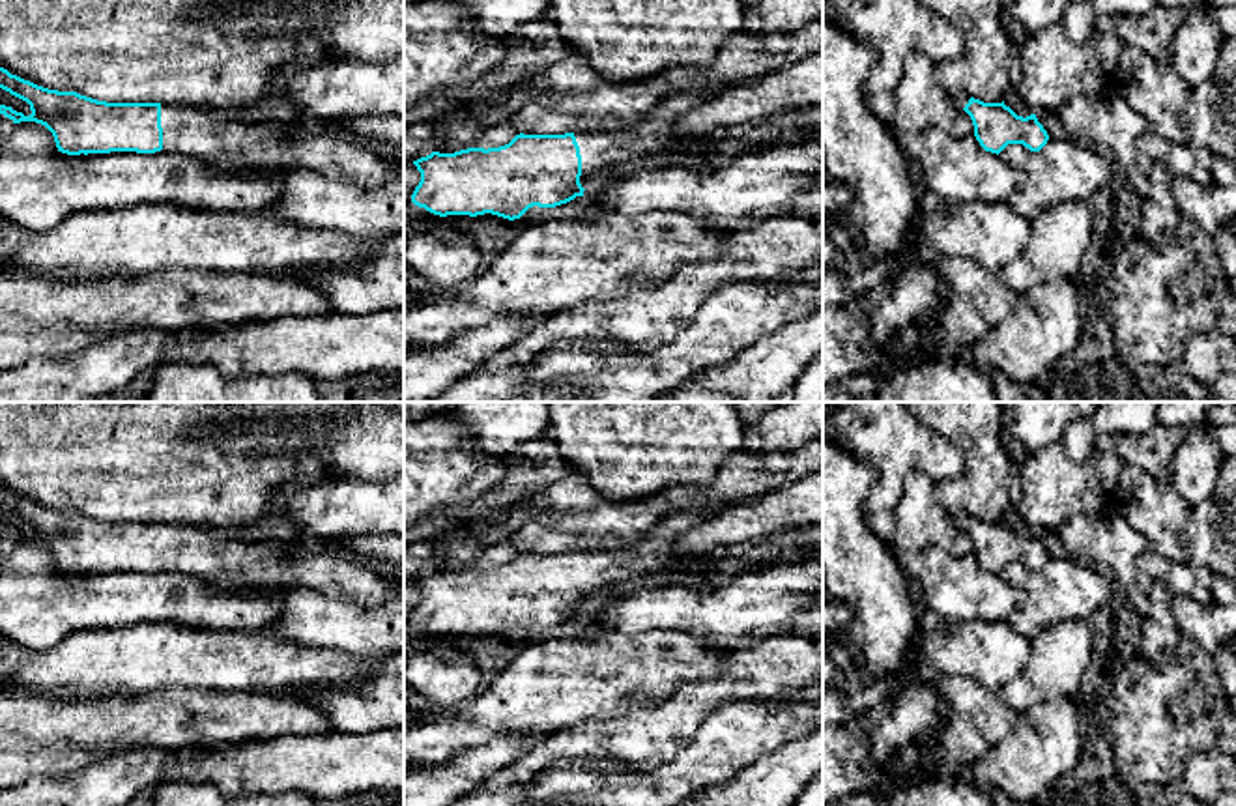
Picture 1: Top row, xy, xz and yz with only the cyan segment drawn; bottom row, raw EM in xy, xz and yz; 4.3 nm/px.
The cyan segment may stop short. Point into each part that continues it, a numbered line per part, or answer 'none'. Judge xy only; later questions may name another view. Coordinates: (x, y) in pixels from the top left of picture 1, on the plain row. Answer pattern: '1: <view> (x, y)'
1: xy (199, 550)

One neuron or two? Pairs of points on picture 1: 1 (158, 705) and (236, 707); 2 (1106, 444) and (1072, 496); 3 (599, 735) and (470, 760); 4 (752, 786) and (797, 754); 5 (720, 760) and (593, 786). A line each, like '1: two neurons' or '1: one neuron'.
1: one neuron
2: two neurons
3: two neurons
4: one neuron
5: one neuron

